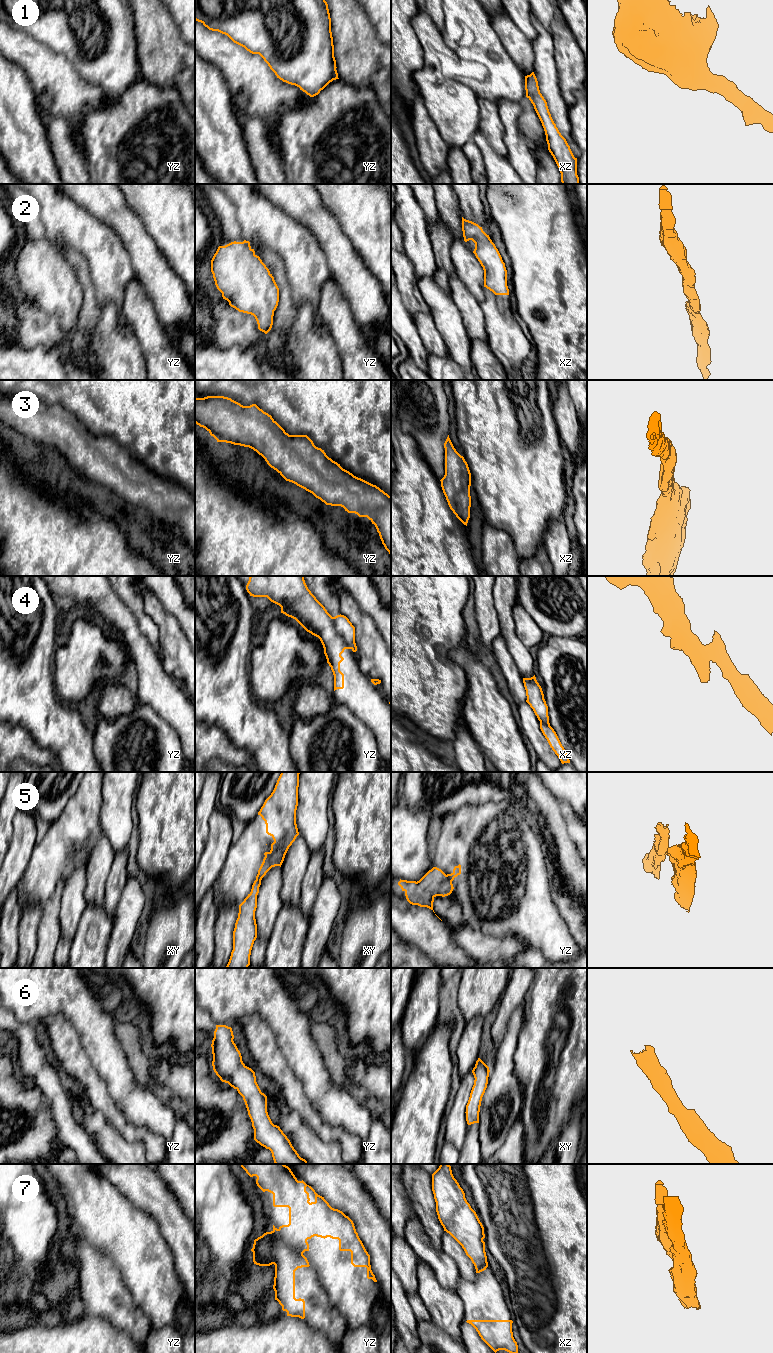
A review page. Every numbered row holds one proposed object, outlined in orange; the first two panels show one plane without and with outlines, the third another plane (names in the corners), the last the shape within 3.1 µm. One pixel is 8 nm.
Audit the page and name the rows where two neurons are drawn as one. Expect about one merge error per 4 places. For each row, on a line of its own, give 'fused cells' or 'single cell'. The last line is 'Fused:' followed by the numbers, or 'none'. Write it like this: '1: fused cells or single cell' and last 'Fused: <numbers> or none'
1: single cell
2: single cell
3: single cell
4: fused cells
5: fused cells
6: single cell
7: fused cells
Fused: 4, 5, 7

